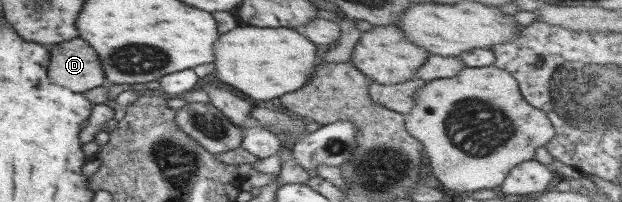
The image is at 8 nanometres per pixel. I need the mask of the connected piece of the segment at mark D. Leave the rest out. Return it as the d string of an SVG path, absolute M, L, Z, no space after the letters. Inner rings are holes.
M73 38L69 41L49 45L48 78L50 82L70 90L83 93L104 82L98 54L88 46L86 40Z

